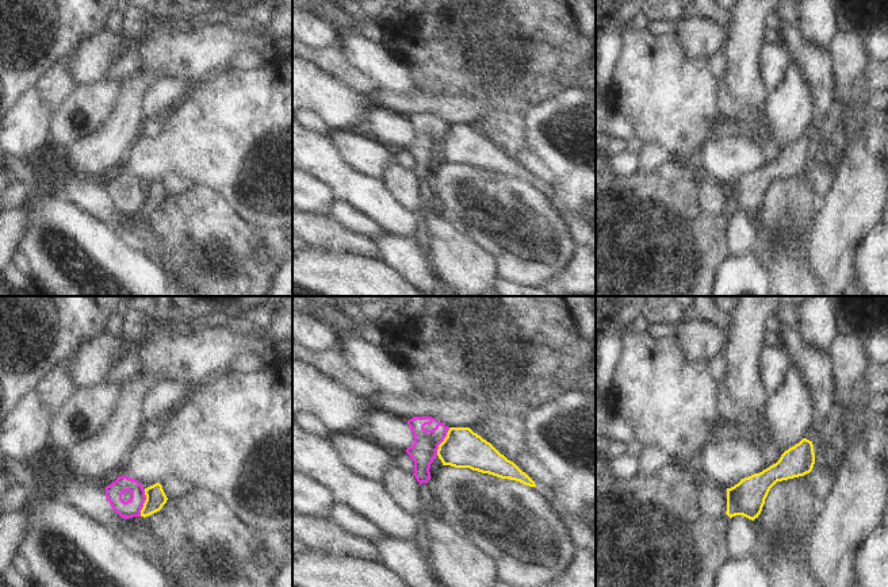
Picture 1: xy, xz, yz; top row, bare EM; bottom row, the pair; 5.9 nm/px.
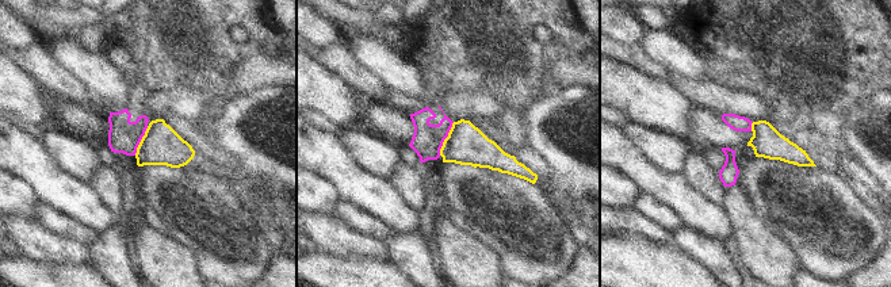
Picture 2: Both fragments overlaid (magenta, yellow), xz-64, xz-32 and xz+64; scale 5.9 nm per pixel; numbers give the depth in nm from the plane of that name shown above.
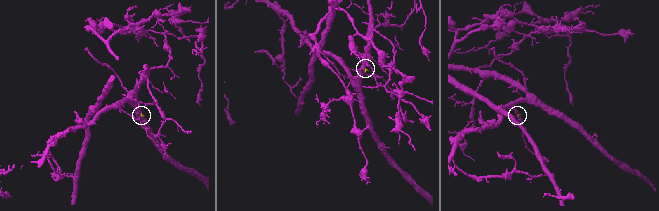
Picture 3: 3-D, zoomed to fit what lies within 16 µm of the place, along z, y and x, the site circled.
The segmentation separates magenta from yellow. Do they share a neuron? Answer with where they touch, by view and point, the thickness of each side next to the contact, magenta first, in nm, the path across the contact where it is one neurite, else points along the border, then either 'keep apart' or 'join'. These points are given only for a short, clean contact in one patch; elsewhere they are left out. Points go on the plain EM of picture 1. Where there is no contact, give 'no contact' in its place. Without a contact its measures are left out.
contact xz (443, 137); calibres 150 and 240 nm; border xz (450, 125), (436, 150); keep apart

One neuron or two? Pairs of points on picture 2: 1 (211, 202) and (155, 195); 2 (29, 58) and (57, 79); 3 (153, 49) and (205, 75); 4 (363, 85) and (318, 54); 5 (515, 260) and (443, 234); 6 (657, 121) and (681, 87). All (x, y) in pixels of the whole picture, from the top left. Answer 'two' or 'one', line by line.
1: one
2: one
3: one
4: one
5: two
6: two

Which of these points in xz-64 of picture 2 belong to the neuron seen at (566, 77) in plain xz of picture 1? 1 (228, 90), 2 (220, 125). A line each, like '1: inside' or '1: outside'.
1: inside
2: outside

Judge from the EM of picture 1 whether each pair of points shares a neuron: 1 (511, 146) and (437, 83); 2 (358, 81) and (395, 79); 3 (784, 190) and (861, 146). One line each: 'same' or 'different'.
1: same
2: different
3: different

